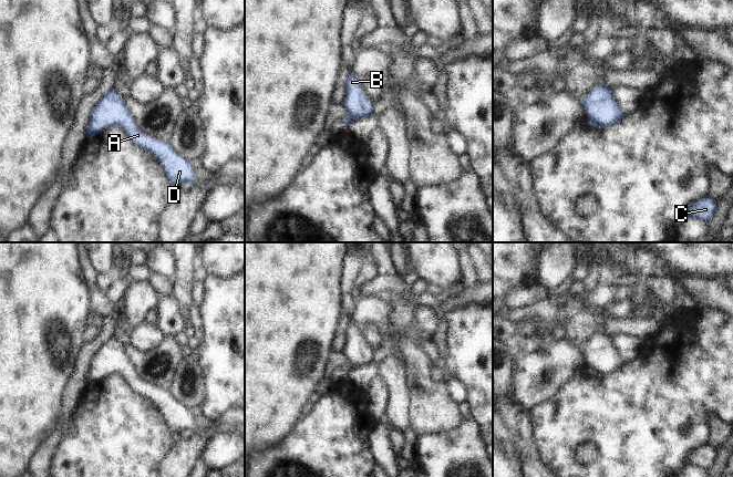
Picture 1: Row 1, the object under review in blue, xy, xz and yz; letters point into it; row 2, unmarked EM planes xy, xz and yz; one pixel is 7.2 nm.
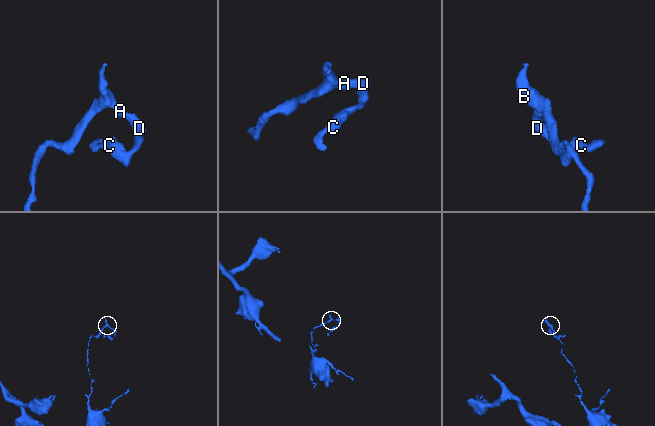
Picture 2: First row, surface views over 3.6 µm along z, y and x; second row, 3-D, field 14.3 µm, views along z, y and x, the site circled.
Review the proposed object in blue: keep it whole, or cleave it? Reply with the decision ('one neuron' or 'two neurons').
one neuron

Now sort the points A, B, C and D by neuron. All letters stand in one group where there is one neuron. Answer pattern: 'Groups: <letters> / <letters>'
Groups: A B C D

